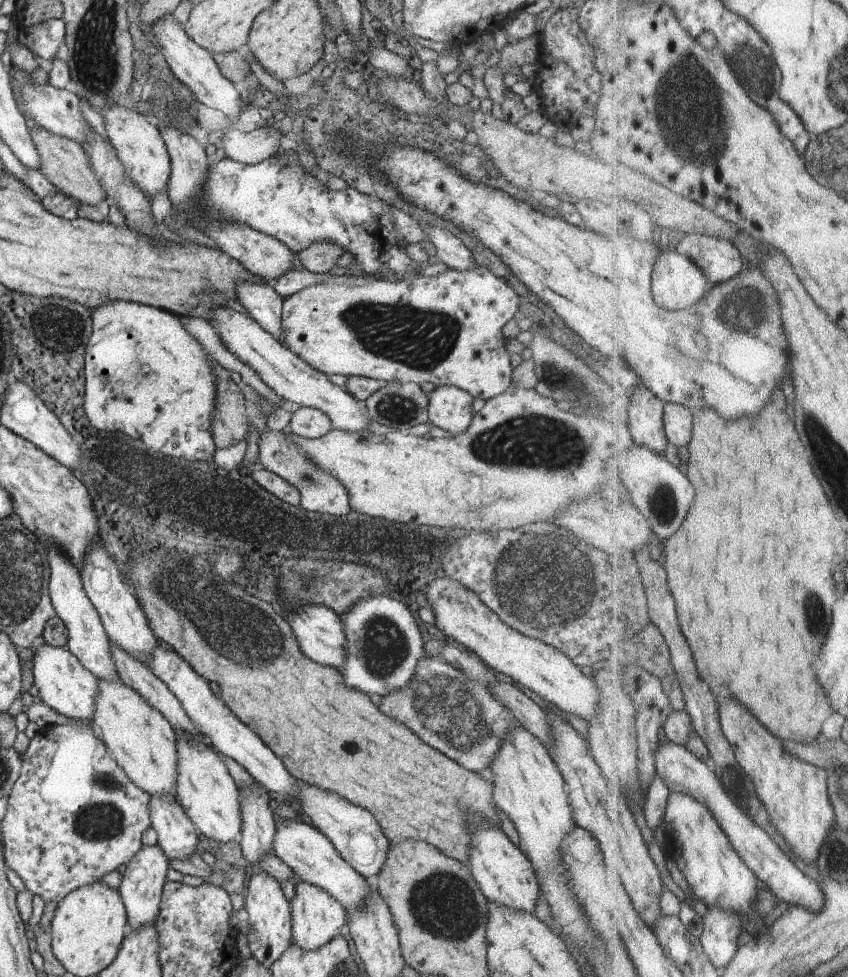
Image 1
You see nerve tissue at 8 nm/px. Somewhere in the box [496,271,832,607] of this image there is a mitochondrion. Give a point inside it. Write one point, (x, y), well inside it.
(741, 309)

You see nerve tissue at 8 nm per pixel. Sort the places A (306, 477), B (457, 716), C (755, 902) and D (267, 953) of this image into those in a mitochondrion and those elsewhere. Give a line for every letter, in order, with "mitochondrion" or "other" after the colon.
A: mitochondrion
B: mitochondrion
C: other
D: other

